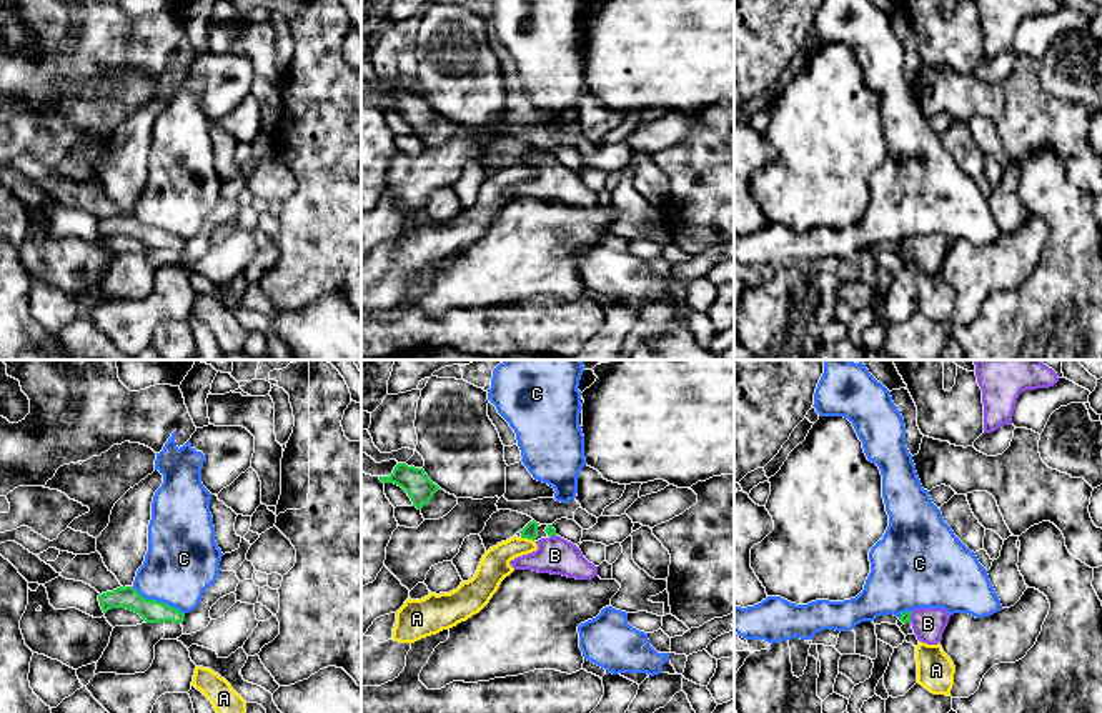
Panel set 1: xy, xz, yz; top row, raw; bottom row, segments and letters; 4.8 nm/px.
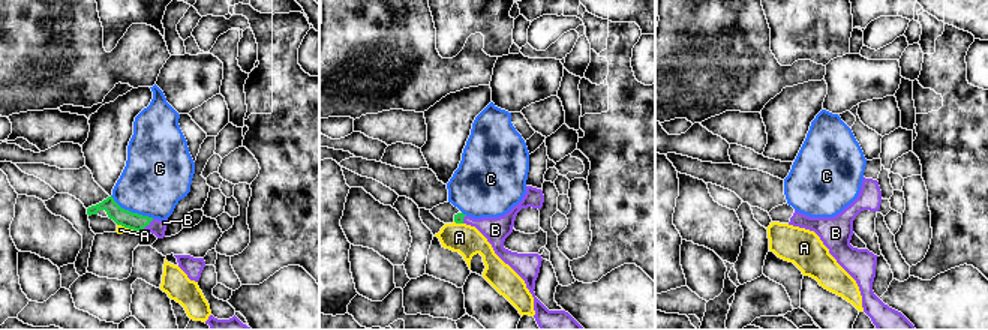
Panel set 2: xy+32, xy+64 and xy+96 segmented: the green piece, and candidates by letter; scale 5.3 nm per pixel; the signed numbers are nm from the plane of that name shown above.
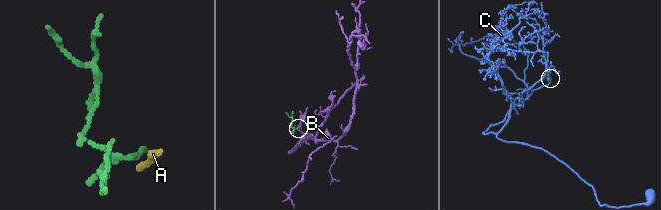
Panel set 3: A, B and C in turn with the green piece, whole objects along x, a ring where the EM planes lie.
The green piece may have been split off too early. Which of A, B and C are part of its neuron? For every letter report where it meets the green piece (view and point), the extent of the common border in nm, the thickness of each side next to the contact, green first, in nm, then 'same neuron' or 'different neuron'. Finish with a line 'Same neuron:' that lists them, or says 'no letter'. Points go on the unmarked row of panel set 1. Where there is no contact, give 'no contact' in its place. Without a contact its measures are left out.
A: contact xz (528, 165); length 70 nm; calibres 70 and 150 nm; different neuron
B: contact yz (909, 244); length 60 nm; calibres 50 and 160 nm; same neuron
C: contact xy (158, 229); length 280 nm; calibres 110 and 360 nm; different neuron
Same neuron: B

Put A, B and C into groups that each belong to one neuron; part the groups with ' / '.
A / B / C

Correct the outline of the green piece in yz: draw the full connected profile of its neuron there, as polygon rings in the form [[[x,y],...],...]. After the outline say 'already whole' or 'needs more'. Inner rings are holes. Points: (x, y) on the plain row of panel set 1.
[[[916,235],[899,243],[904,252],[911,250],[917,267],[927,272],[941,270],[949,245],[951,242],[942,235]]]; needs more

